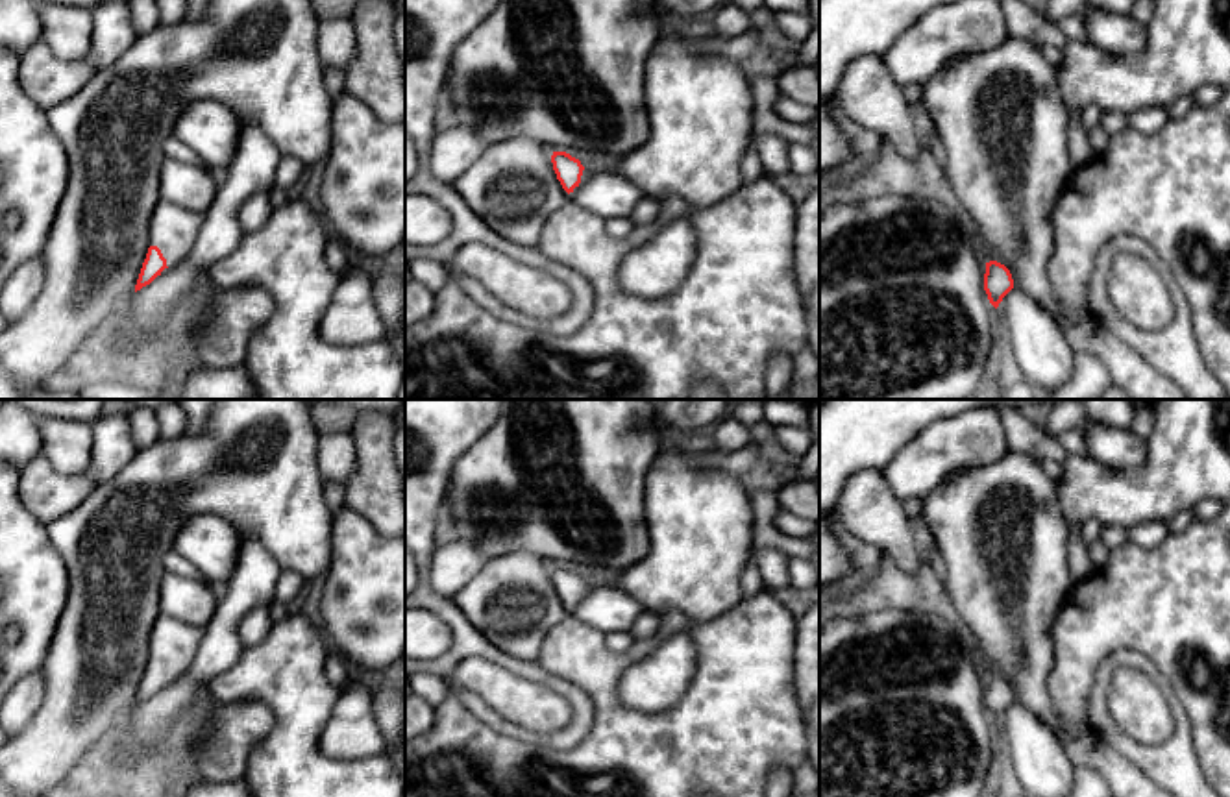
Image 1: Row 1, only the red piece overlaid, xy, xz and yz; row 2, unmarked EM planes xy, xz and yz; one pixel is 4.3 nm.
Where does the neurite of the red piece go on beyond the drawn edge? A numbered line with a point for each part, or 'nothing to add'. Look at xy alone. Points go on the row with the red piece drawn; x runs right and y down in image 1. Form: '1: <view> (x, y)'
1: xy (172, 230)

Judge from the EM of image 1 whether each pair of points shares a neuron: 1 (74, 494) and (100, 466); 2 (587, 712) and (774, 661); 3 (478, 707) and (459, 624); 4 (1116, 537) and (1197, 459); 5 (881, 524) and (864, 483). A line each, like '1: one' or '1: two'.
1: two
2: two
3: one
4: two
5: one

